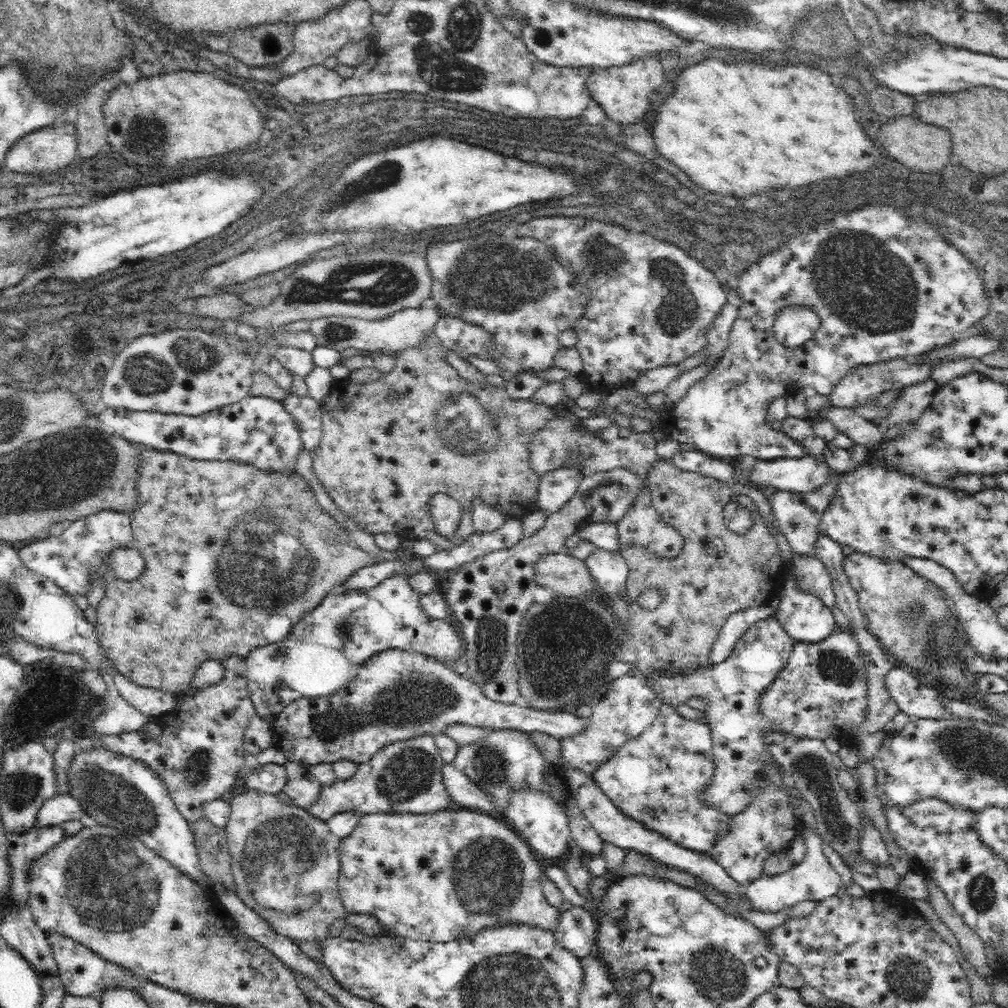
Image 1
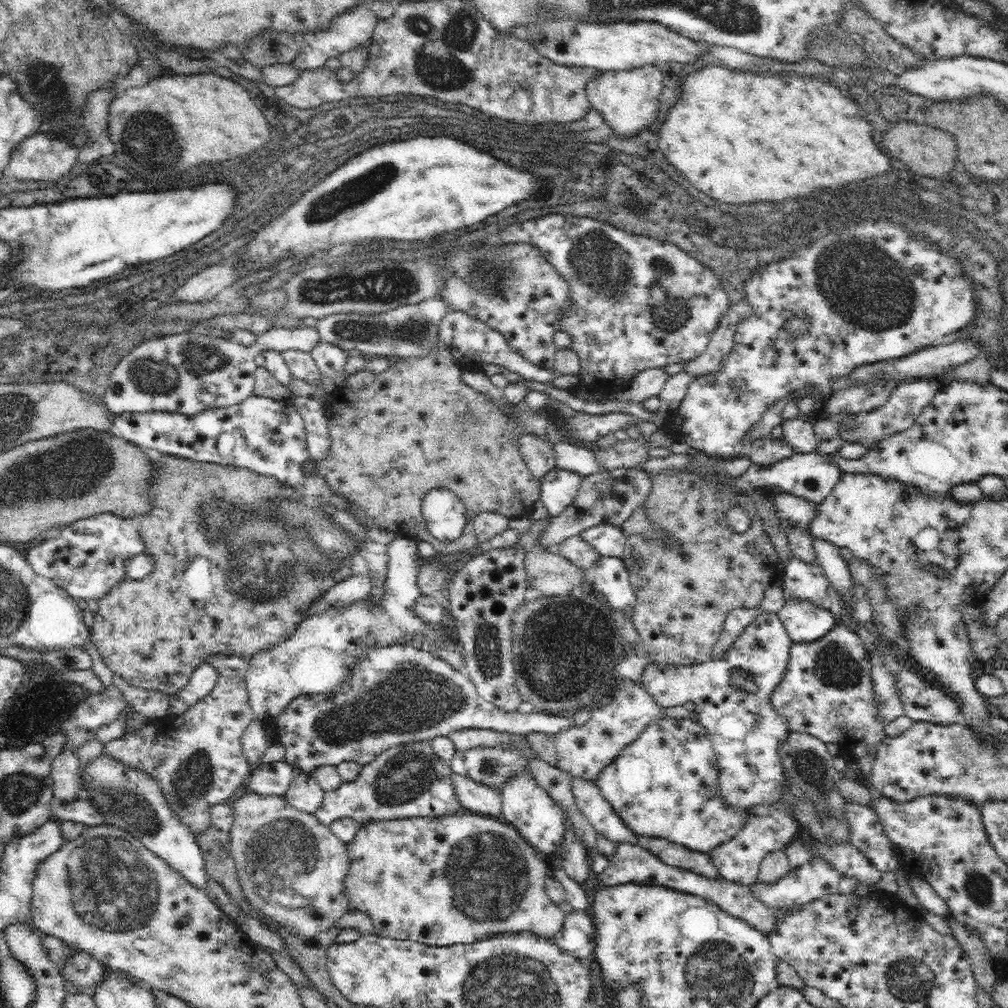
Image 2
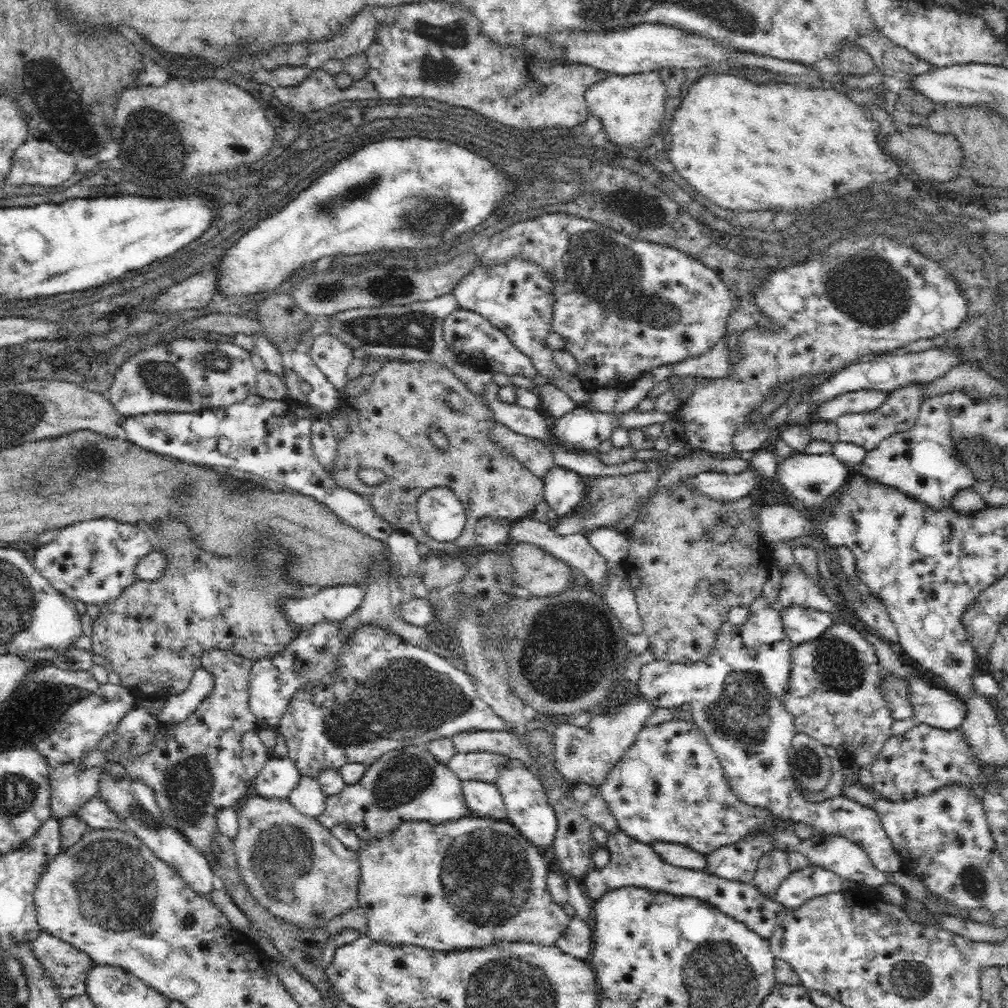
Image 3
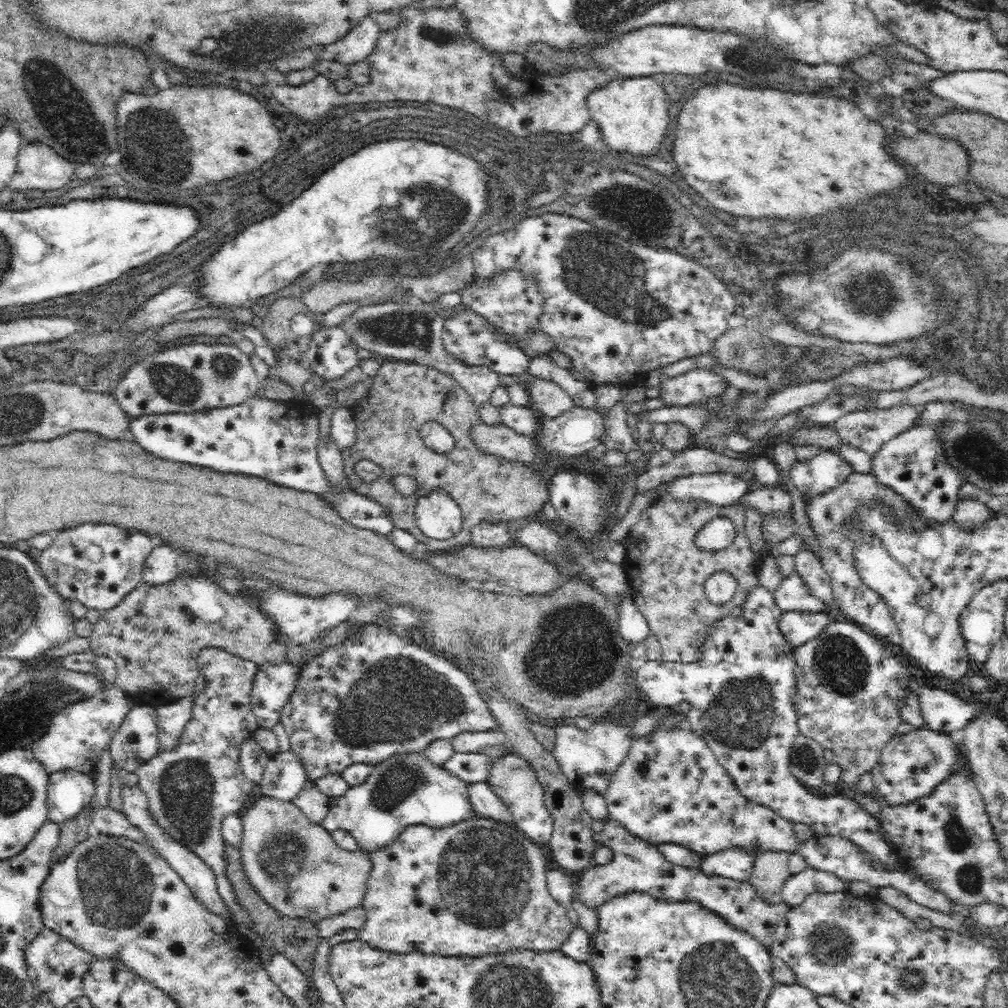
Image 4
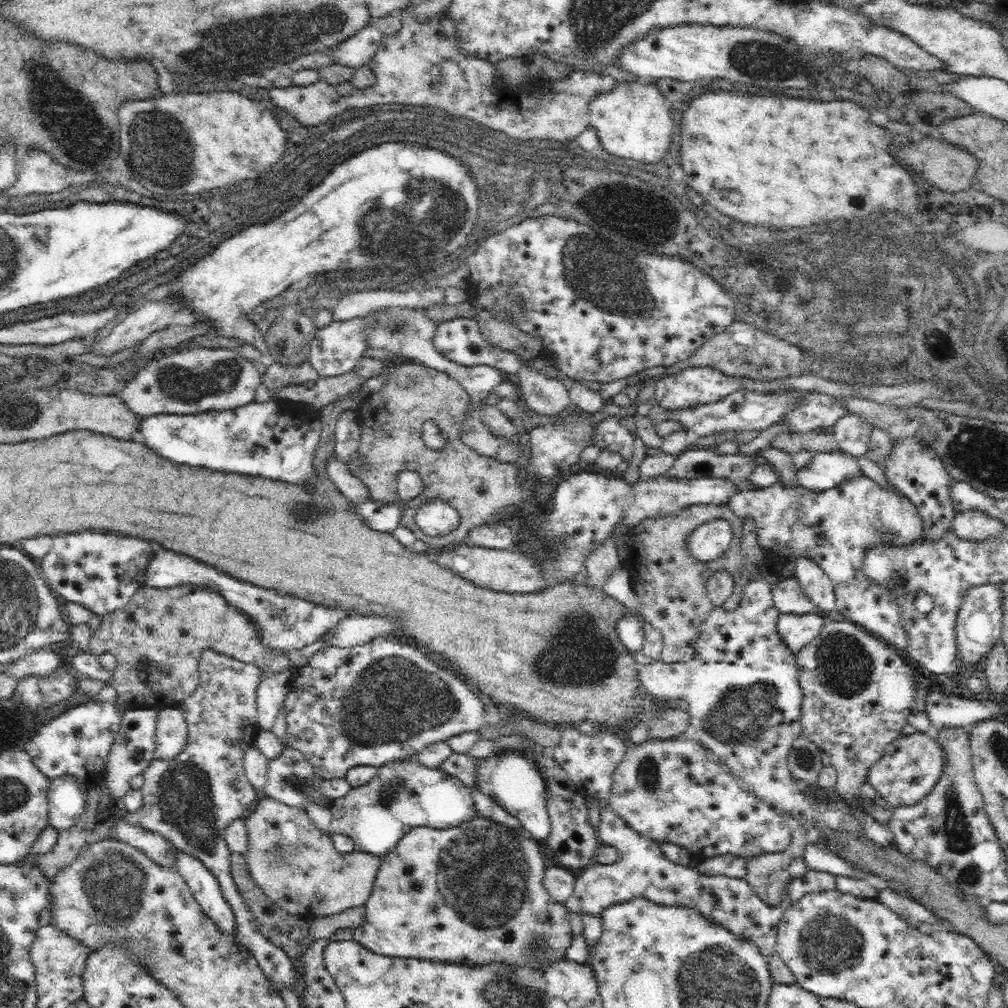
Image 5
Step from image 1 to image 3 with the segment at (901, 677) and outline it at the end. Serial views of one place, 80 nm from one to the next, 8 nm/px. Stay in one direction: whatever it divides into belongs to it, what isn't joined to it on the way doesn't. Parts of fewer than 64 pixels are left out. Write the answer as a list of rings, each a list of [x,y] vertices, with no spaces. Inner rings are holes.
[[[916,677],[908,681],[911,683],[917,723],[944,731],[954,731],[962,727],[964,720],[968,718],[968,706],[960,702],[960,696],[952,690],[932,687]]]

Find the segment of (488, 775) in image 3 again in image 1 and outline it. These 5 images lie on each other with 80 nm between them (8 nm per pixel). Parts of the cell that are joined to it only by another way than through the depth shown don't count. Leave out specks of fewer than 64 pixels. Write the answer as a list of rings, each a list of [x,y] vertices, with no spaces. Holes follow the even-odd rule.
[[[490,730],[487,737],[478,742],[471,742],[460,746],[452,764],[460,772],[467,774],[476,786],[486,790],[494,798],[496,809],[504,813],[509,791],[514,786],[530,783],[535,790],[550,792],[550,783],[544,777],[544,772],[549,771],[551,765],[536,749],[528,734],[518,733],[516,730]]]

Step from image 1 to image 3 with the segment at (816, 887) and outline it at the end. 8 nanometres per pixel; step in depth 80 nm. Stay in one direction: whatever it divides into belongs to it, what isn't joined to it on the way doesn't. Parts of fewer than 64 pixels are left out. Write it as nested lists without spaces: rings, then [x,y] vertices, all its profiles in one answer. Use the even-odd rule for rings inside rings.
[[[809,864],[804,870],[790,873],[780,885],[776,898],[773,899],[788,909],[793,909],[813,896],[842,891],[842,883],[842,879],[828,870]]]

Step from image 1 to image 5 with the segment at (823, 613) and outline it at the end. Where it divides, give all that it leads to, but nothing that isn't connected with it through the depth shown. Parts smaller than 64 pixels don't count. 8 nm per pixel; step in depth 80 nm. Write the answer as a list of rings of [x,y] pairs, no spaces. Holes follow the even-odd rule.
[[[816,611],[804,615],[782,613],[776,624],[776,632],[792,655],[797,657],[819,636],[824,622]]]

